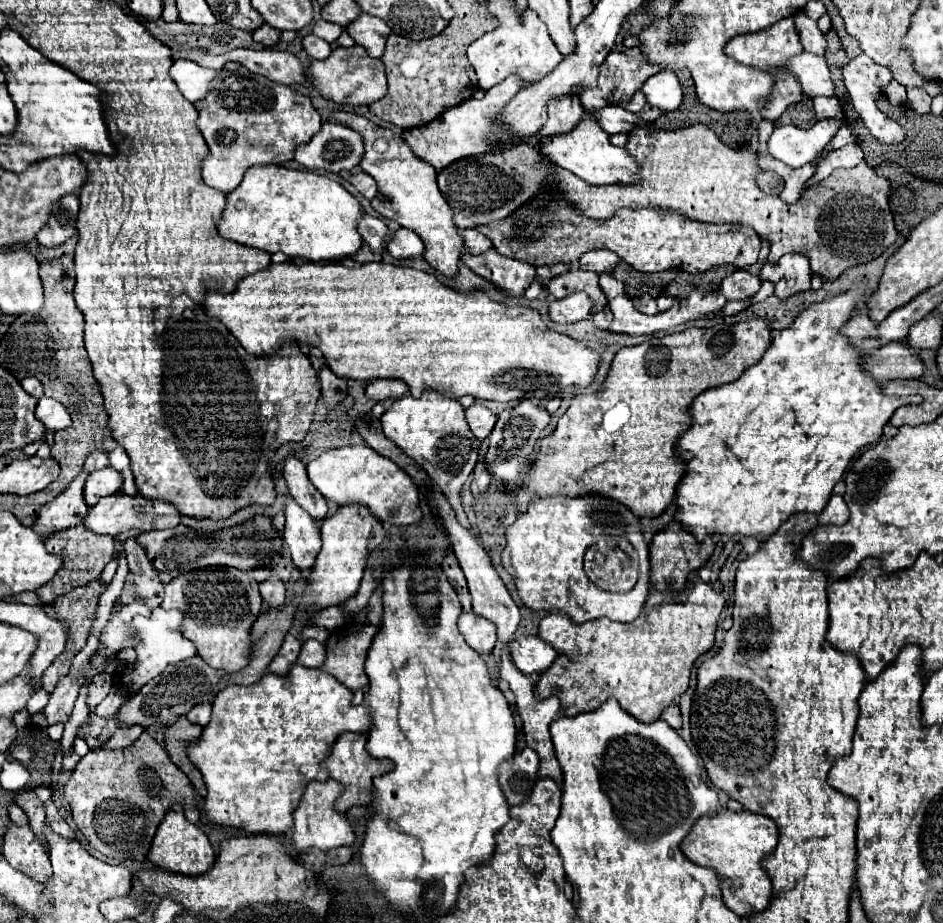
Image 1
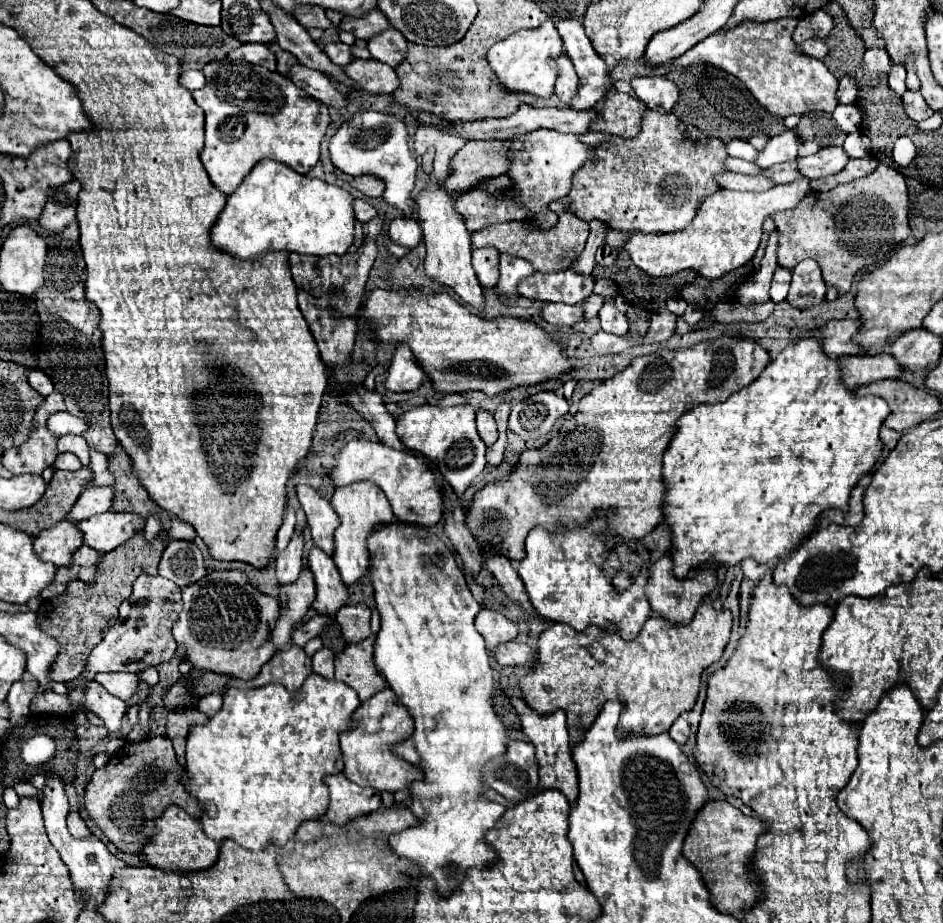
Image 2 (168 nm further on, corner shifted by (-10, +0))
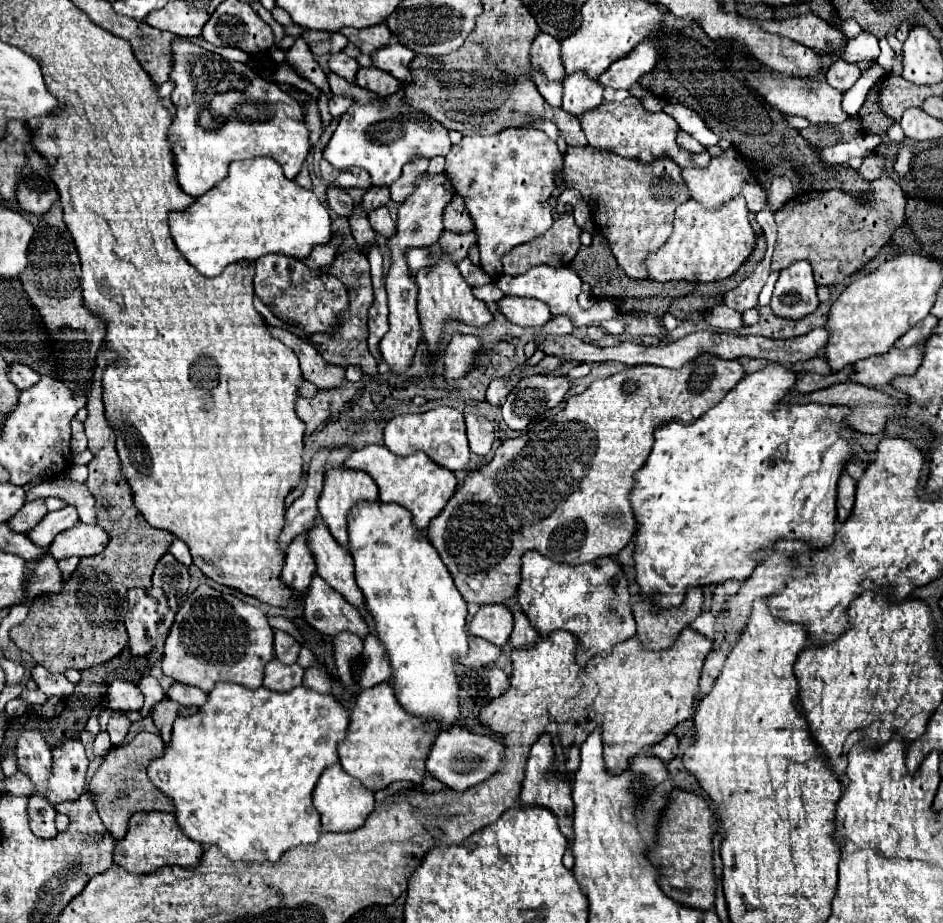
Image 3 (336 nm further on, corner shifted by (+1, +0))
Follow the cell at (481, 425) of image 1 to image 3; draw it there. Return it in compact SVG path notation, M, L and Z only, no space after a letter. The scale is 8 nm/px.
M465 414L467 422L467 438L471 452L485 456L491 450L493 444L493 424L485 416L475 416L475 414Z

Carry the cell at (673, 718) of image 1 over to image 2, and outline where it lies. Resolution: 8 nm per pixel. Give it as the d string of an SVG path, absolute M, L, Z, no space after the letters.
M678 718L674 724L672 724L672 728L668 730L668 734L670 734L670 738L674 738L674 742L678 742L680 746L688 740L688 734L690 734L690 724L686 722L686 718Z

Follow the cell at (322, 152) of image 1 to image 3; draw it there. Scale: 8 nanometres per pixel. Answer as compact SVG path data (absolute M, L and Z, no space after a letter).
M389 96L389 108L383 106L357 106L353 104L339 120L337 130L333 132L329 144L323 150L323 158L337 170L363 168L369 172L373 186L391 186L399 176L405 162L413 156L445 156L451 150L447 130L439 124L429 128L419 128L411 116L427 116L407 104L401 104L401 98Z

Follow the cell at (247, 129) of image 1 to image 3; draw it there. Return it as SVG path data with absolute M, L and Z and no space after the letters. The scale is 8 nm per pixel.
M175 42L173 44L173 72L171 80L175 82L175 90L171 100L177 106L177 116L171 126L171 144L177 164L177 178L181 188L199 198L211 188L215 188L229 172L229 164L233 160L255 158L255 156L271 156L285 170L287 178L295 178L301 172L301 166L311 150L309 144L309 128L305 124L301 104L287 92L279 88L279 84L261 78L253 68L225 60L223 56L201 48L195 42Z

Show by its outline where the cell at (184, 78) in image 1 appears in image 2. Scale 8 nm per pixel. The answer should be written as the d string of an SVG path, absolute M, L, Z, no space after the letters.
M186 70L180 74L180 86L188 88L190 92L202 88L204 84L206 84L206 80L204 80L204 74L200 70Z

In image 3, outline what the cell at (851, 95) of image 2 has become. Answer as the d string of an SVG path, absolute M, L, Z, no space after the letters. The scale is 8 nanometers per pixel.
M837 60L835 64L831 64L825 80L829 82L829 86L833 86L835 90L847 92L861 76L861 70L857 64L849 64L845 60Z

